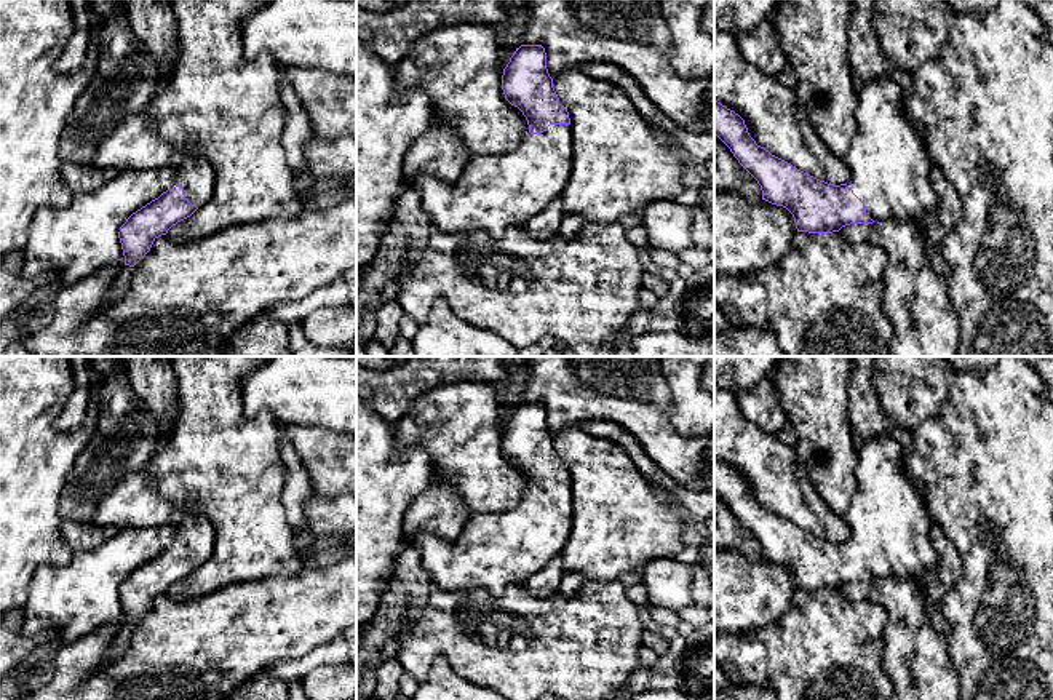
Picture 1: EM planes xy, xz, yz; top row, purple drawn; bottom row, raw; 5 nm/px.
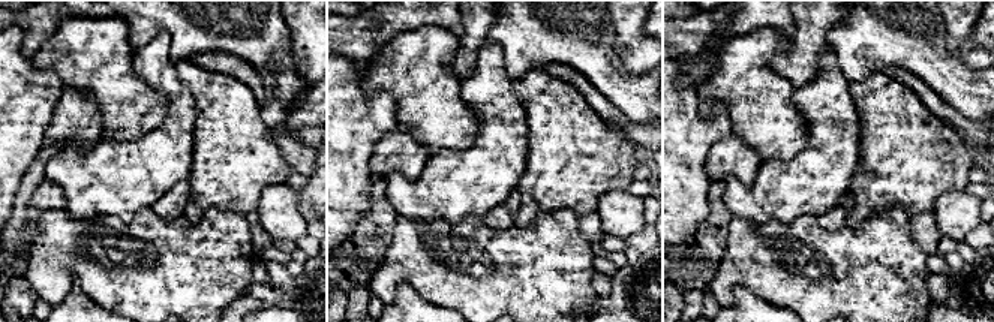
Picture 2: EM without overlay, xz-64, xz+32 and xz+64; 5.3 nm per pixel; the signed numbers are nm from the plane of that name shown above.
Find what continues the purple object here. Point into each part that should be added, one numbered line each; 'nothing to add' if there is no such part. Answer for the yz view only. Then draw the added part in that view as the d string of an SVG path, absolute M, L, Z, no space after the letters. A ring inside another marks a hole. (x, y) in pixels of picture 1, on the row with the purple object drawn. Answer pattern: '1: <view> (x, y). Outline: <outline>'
1: yz (889, 163). Outline: M892 77L874 78L858 91L855 137L844 161L850 169L847 185L864 203L866 216L874 222L925 221L938 211L940 198L930 179L932 160L925 141L906 115L903 89Z

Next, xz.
1: xz (494, 192). Outline: M550 125L540 134L527 133L523 142L503 155L473 155L460 176L444 182L419 176L412 187L422 195L422 208L433 229L443 233L483 230L500 238L510 227L526 225L554 198L561 197L572 171L572 126Z

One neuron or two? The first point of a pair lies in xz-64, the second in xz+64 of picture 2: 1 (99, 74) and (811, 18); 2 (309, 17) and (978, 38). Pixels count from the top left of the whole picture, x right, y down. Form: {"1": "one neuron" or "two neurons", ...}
{"1": "two neurons", "2": "two neurons"}

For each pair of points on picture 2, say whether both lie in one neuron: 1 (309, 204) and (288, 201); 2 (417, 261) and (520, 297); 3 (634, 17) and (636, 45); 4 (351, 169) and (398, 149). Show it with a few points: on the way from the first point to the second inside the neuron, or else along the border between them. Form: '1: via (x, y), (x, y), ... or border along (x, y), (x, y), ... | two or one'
1: border along (297, 192), (300, 211), (308, 220) | two
2: via (443, 270), (447, 274), (477, 282), (495, 282) | one
3: via (634, 24), (634, 38) | one
4: border along (390, 131), (375, 144), (372, 152), (372, 178) | two

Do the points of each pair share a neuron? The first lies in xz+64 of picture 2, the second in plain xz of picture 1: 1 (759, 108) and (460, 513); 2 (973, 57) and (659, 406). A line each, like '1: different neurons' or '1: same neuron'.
1: different neurons
2: different neurons

